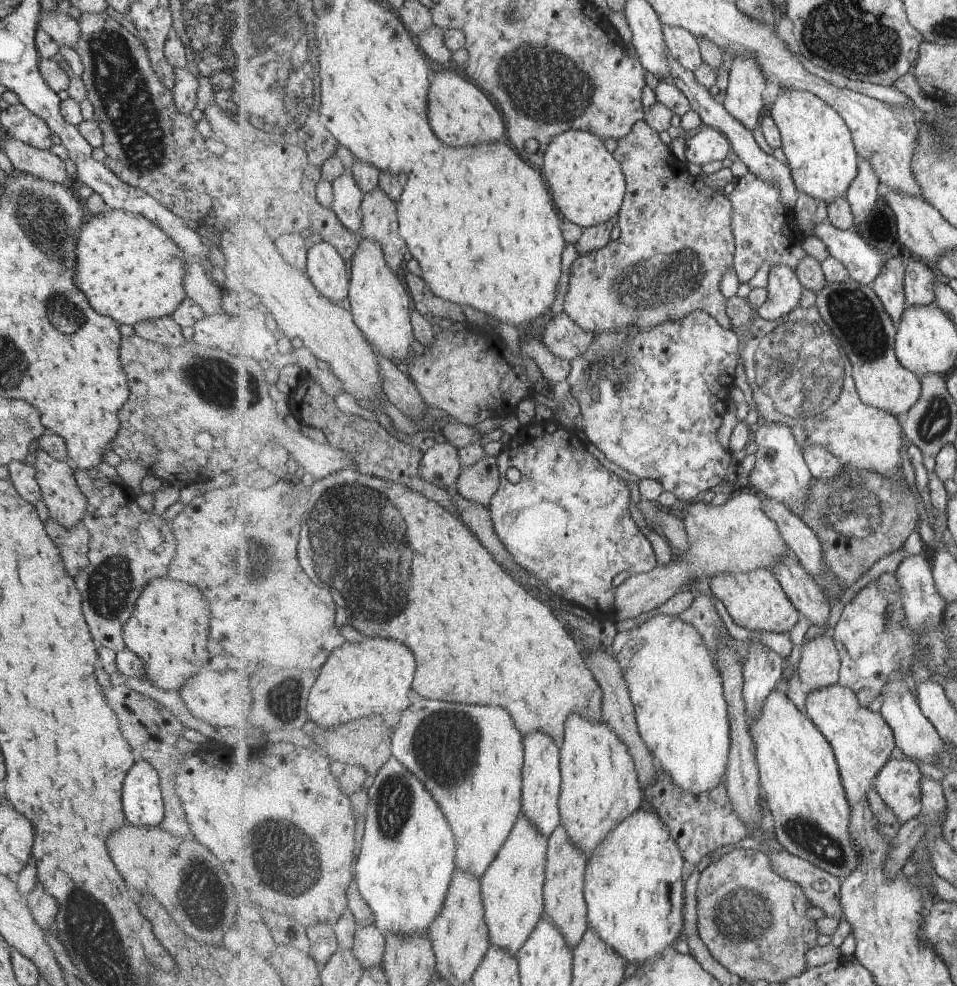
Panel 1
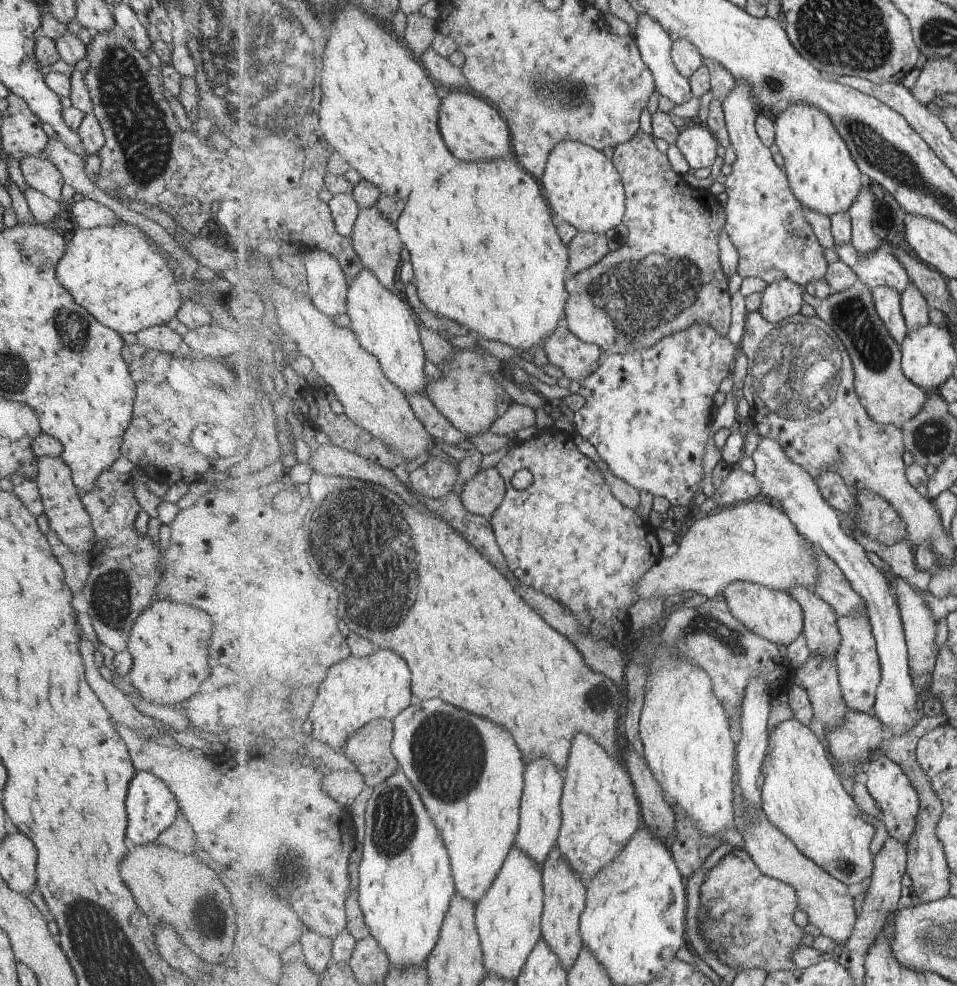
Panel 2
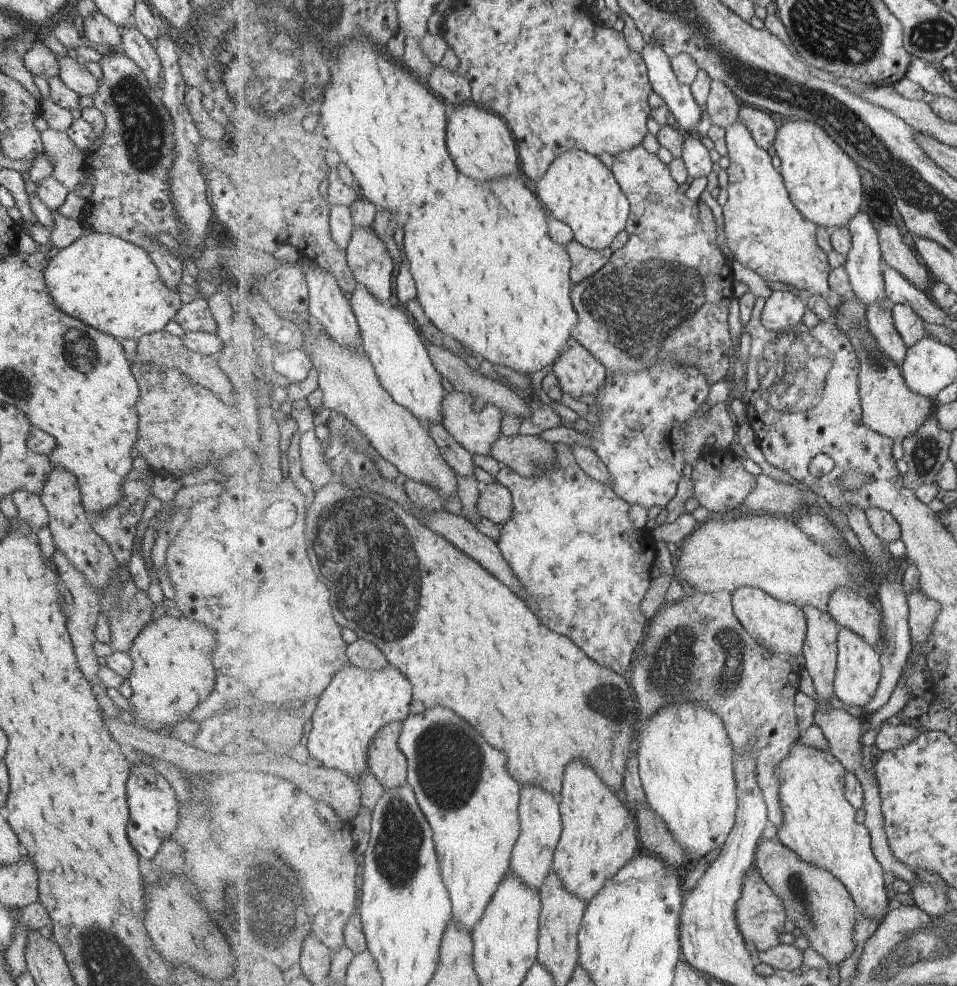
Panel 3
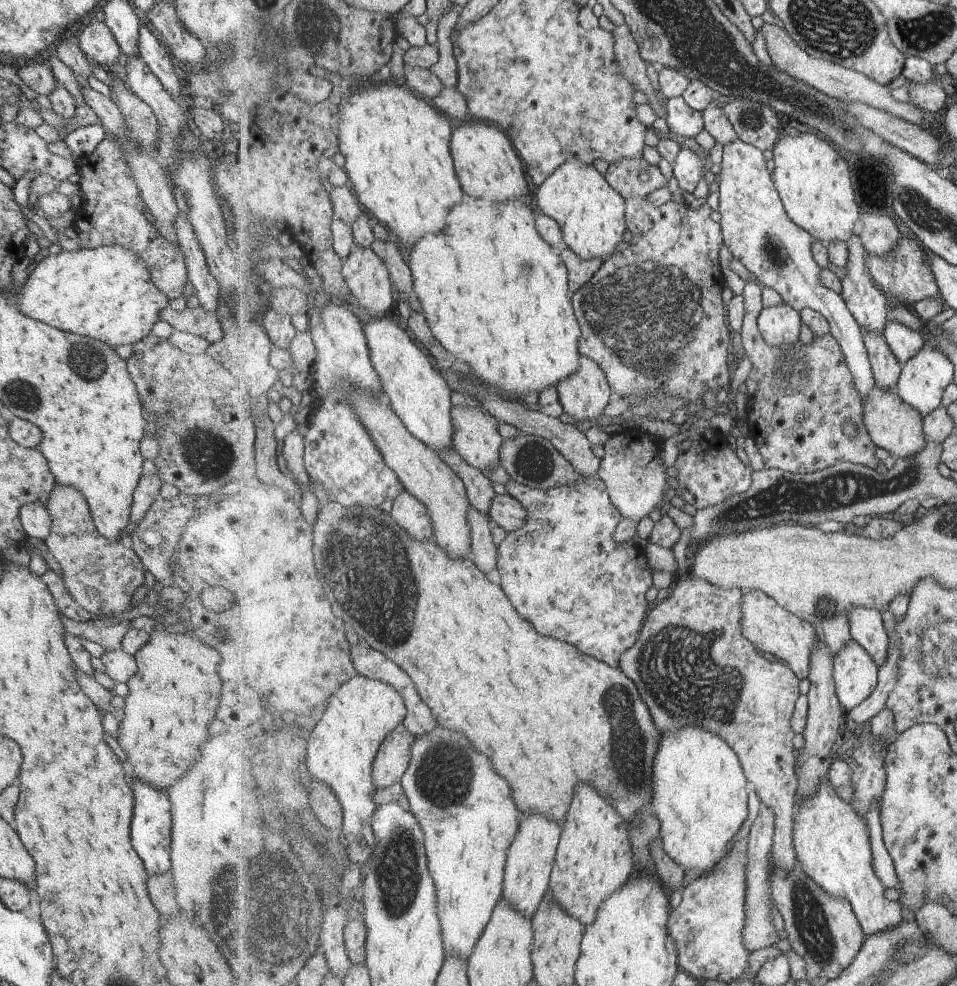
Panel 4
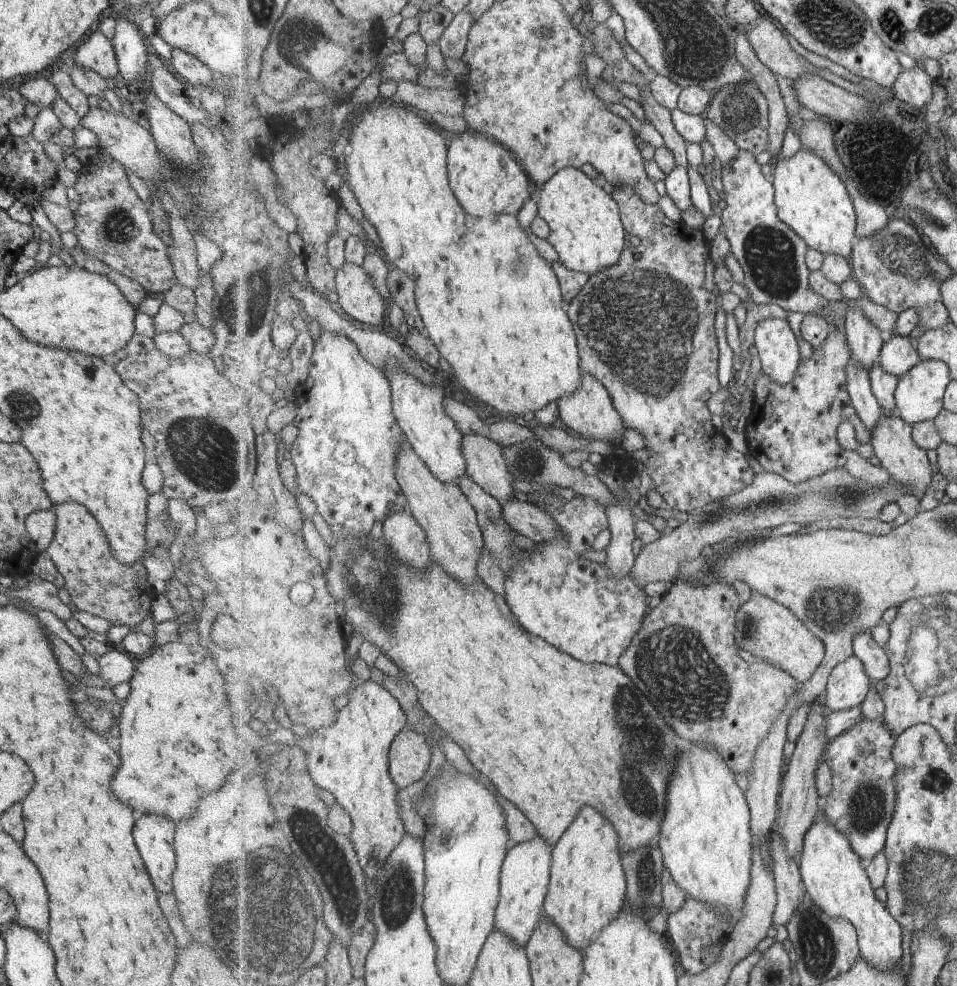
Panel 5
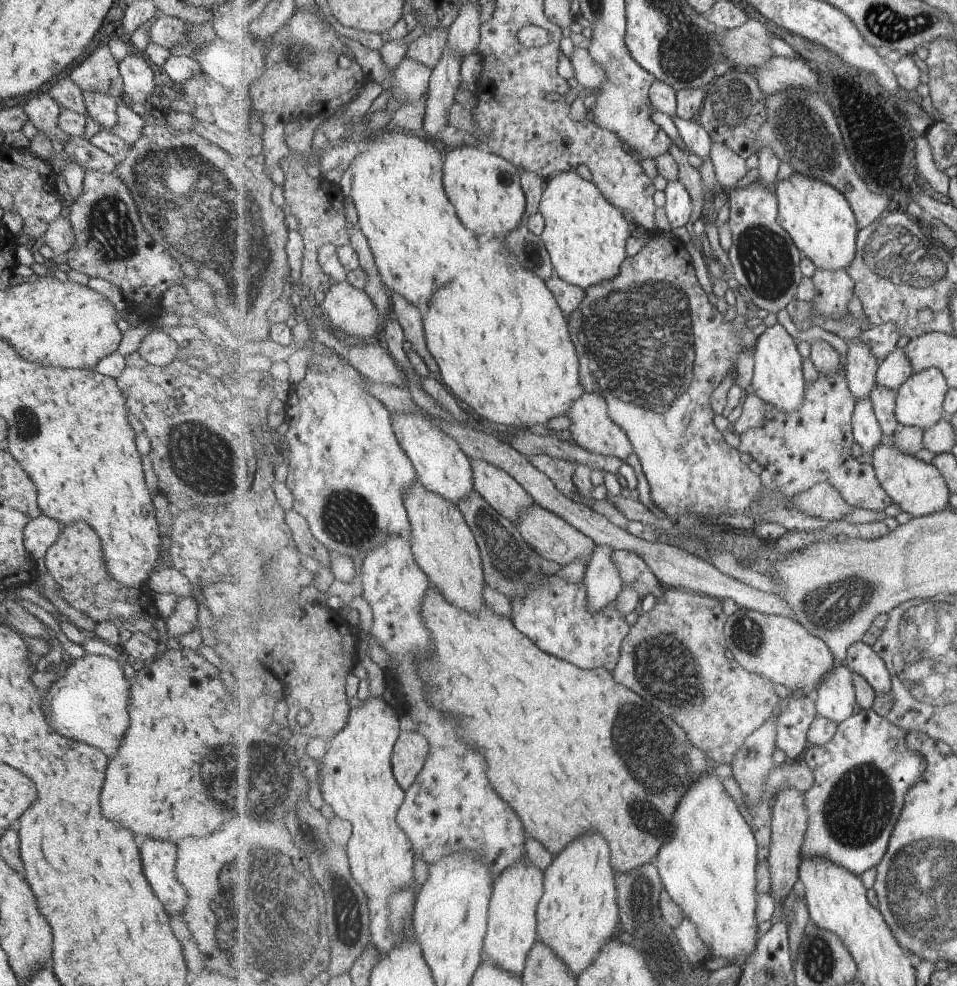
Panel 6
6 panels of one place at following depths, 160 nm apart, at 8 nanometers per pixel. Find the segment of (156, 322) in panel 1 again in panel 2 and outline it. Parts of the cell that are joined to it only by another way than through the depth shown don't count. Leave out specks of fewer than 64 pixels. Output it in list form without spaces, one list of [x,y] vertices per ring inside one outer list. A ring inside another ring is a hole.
[[[166,325],[151,326],[135,334],[137,343],[143,348],[163,352],[181,358],[191,356],[189,348],[184,344],[182,336],[175,334]]]

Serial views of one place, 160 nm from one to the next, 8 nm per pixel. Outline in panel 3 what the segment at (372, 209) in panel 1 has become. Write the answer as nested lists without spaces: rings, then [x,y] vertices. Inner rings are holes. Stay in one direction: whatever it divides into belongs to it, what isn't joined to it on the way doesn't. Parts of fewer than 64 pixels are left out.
[[[355,226],[351,242],[347,248],[347,263],[357,282],[365,285],[378,299],[391,303],[395,300],[393,295],[393,274],[395,262],[391,256],[386,242],[377,234],[374,226]]]

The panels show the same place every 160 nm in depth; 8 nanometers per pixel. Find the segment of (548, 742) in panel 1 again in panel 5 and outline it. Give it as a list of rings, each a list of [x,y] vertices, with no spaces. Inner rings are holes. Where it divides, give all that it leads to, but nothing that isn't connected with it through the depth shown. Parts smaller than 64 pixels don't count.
[[[536,834],[533,838],[513,844],[508,852],[508,858],[502,868],[500,882],[500,903],[496,910],[495,929],[507,933],[513,937],[520,945],[527,946],[532,938],[532,934],[539,926],[540,920],[545,916],[544,906],[548,898],[548,888],[552,880],[552,860],[555,846],[545,837]]]

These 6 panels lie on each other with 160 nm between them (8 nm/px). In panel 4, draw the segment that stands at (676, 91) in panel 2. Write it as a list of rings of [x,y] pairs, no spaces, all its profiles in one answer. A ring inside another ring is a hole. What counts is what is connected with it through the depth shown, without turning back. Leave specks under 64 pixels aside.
[[[685,99],[669,100],[666,106],[667,126],[671,134],[694,138],[705,129],[703,113],[691,108]]]

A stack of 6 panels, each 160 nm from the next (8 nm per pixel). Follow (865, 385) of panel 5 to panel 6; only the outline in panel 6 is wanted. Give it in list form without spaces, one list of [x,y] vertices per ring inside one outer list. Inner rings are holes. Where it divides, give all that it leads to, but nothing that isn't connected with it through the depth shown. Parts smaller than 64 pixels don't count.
[[[870,396],[856,401],[852,427],[856,442],[863,448],[865,454],[872,456],[872,452],[876,451],[876,448],[883,442],[885,432],[877,418]]]

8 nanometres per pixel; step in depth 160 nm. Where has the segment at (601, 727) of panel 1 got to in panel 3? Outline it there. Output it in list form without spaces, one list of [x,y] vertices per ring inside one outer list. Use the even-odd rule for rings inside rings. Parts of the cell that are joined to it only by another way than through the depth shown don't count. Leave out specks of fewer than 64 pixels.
[[[573,760],[565,774],[561,792],[564,832],[554,856],[554,868],[569,892],[590,900],[637,852],[642,850],[635,813],[626,805],[621,792],[615,792],[583,760]]]

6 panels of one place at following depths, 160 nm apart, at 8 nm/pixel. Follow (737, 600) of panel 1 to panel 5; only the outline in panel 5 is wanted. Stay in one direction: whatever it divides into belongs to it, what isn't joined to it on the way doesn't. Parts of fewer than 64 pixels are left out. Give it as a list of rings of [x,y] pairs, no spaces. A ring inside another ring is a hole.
[[[753,592],[746,603],[743,603],[737,615],[738,631],[736,639],[742,649],[751,652],[758,660],[776,662],[790,672],[798,682],[807,682],[824,662],[826,646],[795,613],[773,597]]]

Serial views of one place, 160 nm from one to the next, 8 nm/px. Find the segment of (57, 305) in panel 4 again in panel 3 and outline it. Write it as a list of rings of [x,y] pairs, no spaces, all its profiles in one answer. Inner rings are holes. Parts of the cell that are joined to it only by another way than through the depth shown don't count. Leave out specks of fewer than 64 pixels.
[[[85,230],[85,233],[71,241],[69,246],[59,249],[58,253],[48,260],[43,272],[54,305],[65,314],[113,336],[118,341],[126,338],[135,341],[140,336],[161,331],[180,307],[178,292],[170,289],[161,280],[147,251],[111,233]]]

